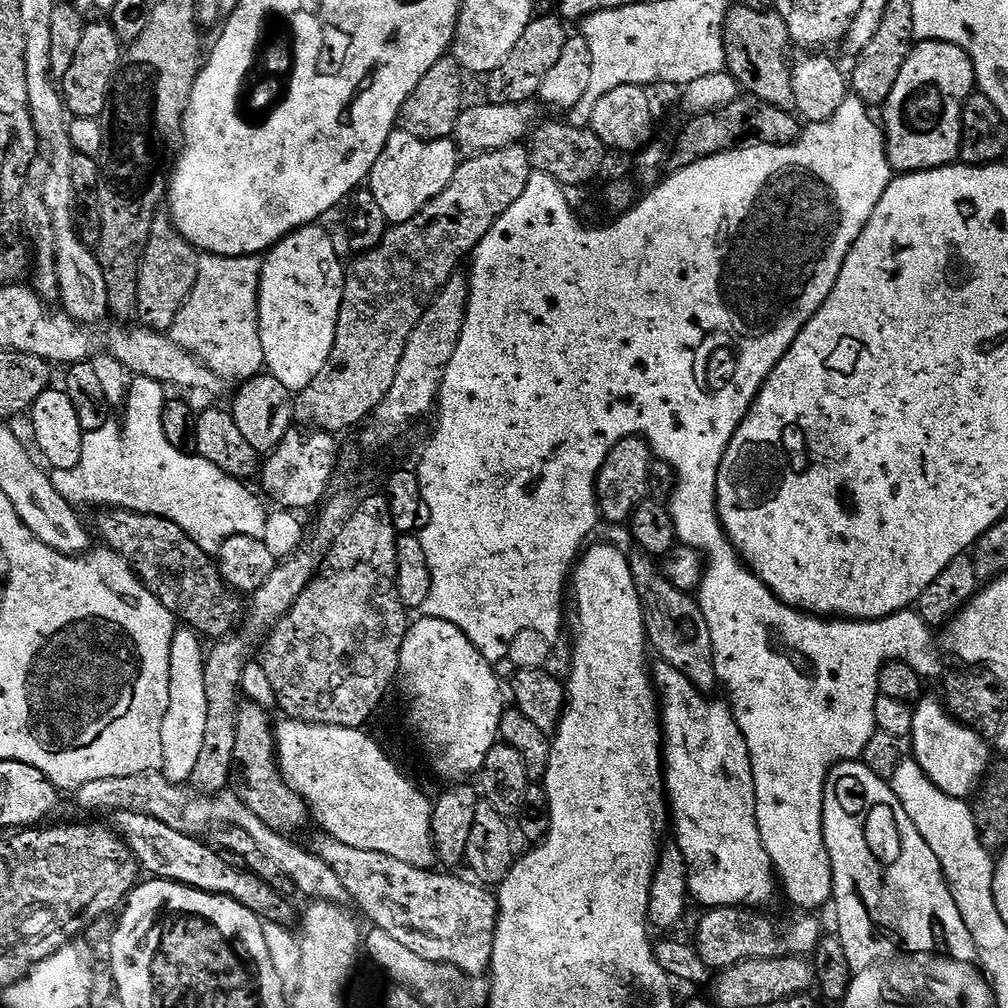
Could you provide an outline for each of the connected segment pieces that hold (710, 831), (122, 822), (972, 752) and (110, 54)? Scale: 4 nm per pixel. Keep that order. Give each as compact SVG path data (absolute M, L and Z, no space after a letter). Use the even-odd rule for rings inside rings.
M660 662L657 663L657 668L654 668L654 687L658 693L658 703L662 709L662 767L664 769L664 783L666 785L666 800L670 805L672 803L672 824L676 827L676 840L674 840L675 847L680 849L680 852L686 858L688 863L688 890L693 901L696 900L700 904L705 904L705 909L711 910L713 908L734 908L737 906L764 906L764 903L771 898L775 892L778 892L778 884L774 879L774 869L772 867L772 860L766 854L766 846L762 846L762 838L760 837L760 831L758 830L758 822L756 821L756 787L754 786L754 778L752 777L752 763L750 762L750 753L748 753L748 747L746 746L742 734L736 726L736 720L732 717L731 707L727 703L724 704L720 700L712 700L716 698L709 698L705 693L702 693L694 687L688 678L682 675L678 670L674 670L674 666Z
M117 812L114 820L116 820L116 824L114 823L116 835L128 845L133 858L145 873L148 872L147 875L149 877L158 880L173 880L175 884L185 884L203 892L213 892L215 896L229 896L231 900L237 900L238 903L246 906L254 915L259 916L265 922L271 922L271 920L276 924L288 924L291 922L292 908L275 892L277 889L273 885L260 880L259 877L252 875L243 867L229 862L217 849L209 846L203 839L197 838L195 835L187 836L182 834L178 830L158 822L158 818L150 818L146 814L138 814L137 812Z
M921 699L911 709L910 733L916 765L942 789L947 796L967 801L979 789L989 767L989 741L954 719L939 699Z
M108 22L85 23L82 43L74 53L74 62L70 62L70 70L66 70L62 77L63 100L67 111L78 119L95 120L103 117L112 89L112 79L120 71L121 63L122 43L112 26Z

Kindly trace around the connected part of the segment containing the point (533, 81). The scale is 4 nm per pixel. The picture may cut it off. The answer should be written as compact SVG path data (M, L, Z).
M556 14L553 16L535 17L518 38L514 50L506 54L506 62L498 66L487 77L488 96L487 99L494 104L521 104L523 100L532 100L539 97L542 78L558 62L559 55L568 37L567 25L563 19Z

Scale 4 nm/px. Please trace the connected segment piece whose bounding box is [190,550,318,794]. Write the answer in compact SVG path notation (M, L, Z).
M307 550L298 551L292 556L281 559L276 569L266 578L266 582L262 582L259 590L251 593L252 605L249 608L247 605L246 615L238 630L217 639L213 643L216 645L212 649L210 647L207 649L204 657L207 697L206 734L203 735L198 764L194 767L190 779L201 793L222 792L229 787L232 779L232 751L236 741L238 714L242 703L240 683L244 680L244 667L247 666L251 656L253 659L257 655L262 641L275 628L276 623L287 614L296 599L304 593L317 568L318 560L315 560Z

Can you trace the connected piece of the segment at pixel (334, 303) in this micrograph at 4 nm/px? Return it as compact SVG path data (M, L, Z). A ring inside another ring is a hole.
M320 226L299 228L285 240L278 241L263 257L260 270L260 337L267 375L278 378L286 390L299 394L322 374L330 354L334 350L334 338L338 330L338 314L344 301L345 265L340 265L336 244L320 229Z

